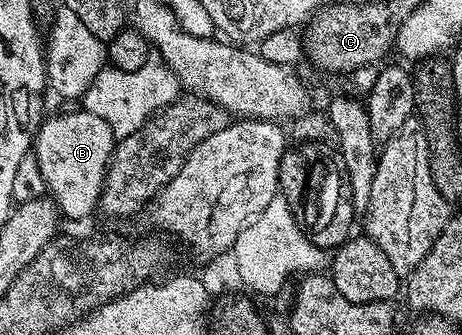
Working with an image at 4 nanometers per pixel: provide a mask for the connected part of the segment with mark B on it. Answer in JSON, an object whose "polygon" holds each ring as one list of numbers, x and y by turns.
{"polygon":[[77,110,58,115,42,128,37,128,32,143,32,159,41,182,58,204,59,212,65,218,67,215,70,219,86,219,93,211,99,210,102,186,114,155,116,136,108,121,101,120,91,111]]}

